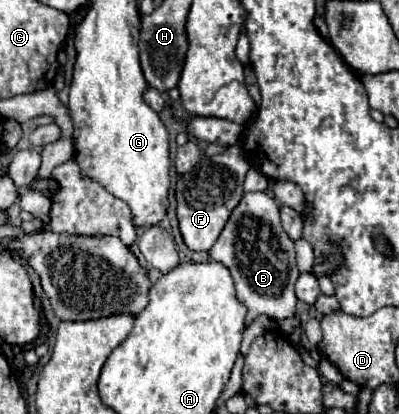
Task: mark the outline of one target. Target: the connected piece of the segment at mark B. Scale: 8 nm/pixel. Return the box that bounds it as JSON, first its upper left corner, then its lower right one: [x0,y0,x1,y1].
[210,193,300,327]

